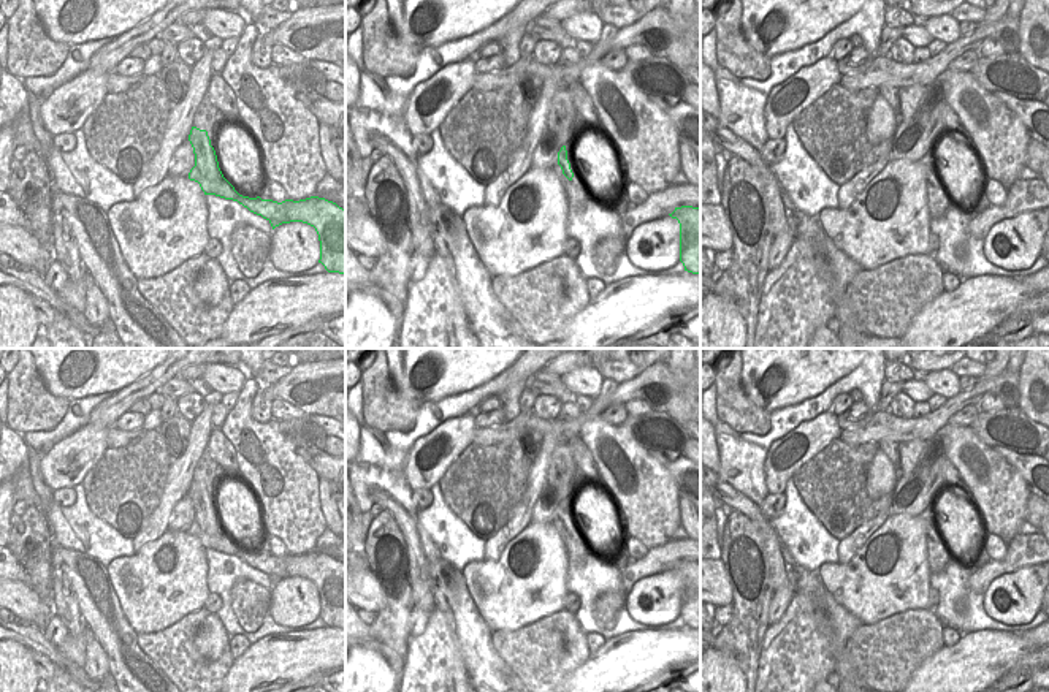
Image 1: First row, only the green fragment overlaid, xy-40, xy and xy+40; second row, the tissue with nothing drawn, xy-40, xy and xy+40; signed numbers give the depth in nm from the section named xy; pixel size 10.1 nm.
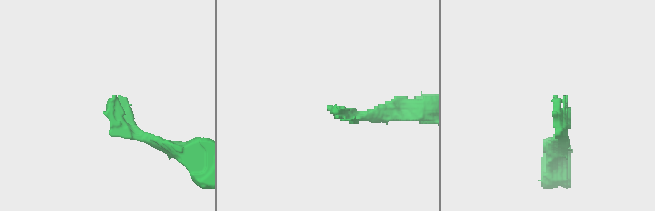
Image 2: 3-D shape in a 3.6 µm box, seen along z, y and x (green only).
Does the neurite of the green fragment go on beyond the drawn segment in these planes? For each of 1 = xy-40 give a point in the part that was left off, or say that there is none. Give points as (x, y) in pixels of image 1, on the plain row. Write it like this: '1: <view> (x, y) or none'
1: none

